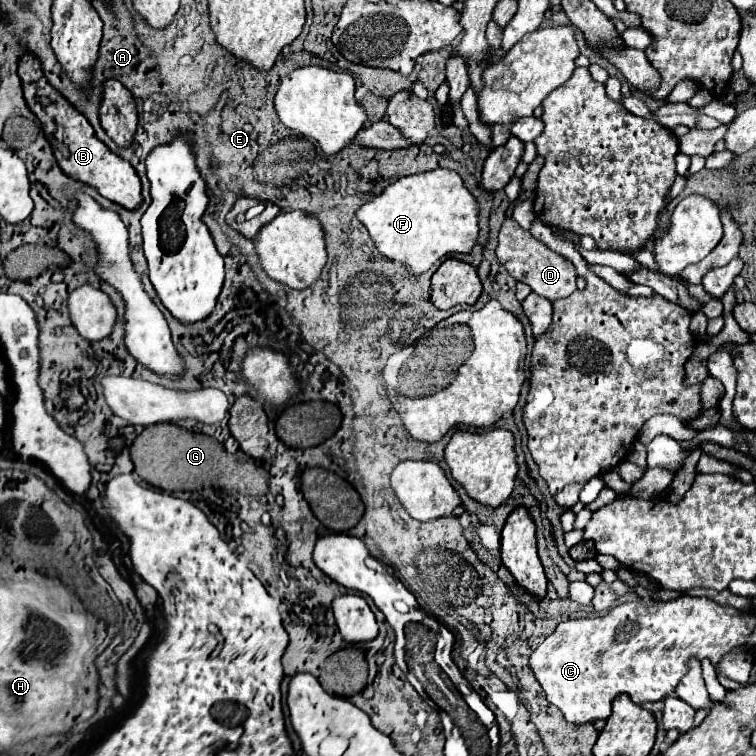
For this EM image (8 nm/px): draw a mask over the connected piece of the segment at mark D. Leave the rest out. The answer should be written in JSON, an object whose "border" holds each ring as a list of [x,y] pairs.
{"border":[[[506,219],[502,223],[502,229],[498,233],[498,247],[496,247],[496,257],[500,261],[500,265],[516,279],[522,281],[526,285],[530,285],[530,289],[548,299],[548,301],[556,301],[560,297],[568,297],[574,289],[576,289],[576,269],[574,265],[554,253],[552,249],[548,249],[544,243],[536,241],[530,231],[524,231],[514,219]]]}

